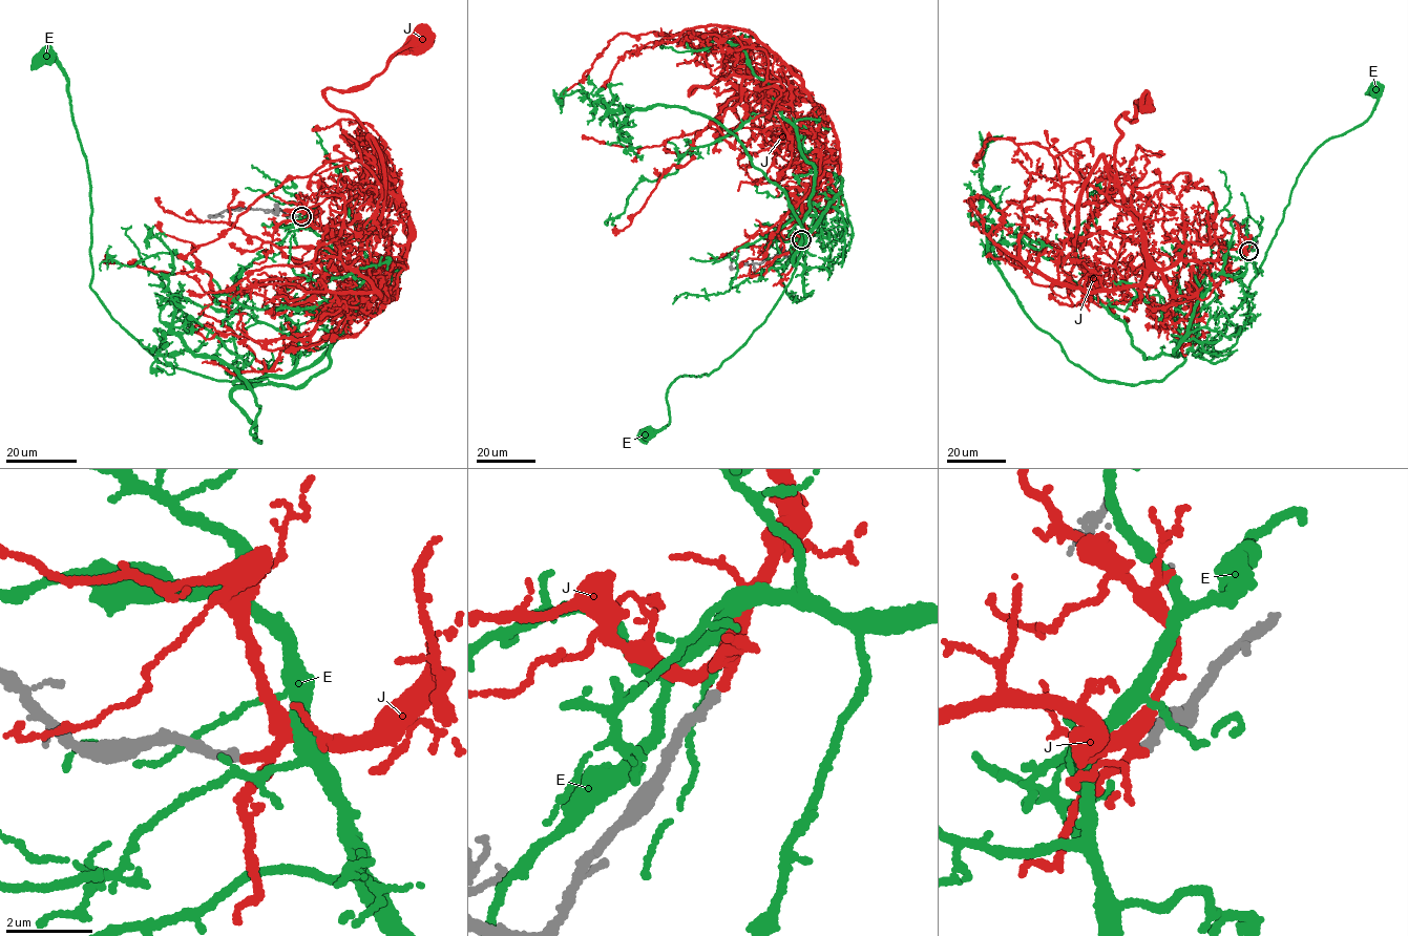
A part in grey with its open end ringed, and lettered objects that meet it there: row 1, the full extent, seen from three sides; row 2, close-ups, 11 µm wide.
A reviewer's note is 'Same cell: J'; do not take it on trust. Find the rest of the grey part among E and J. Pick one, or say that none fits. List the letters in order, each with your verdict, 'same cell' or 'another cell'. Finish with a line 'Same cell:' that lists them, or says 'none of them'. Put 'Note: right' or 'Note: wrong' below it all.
E: another cell
J: same cell
Same cell: J
Note: right

